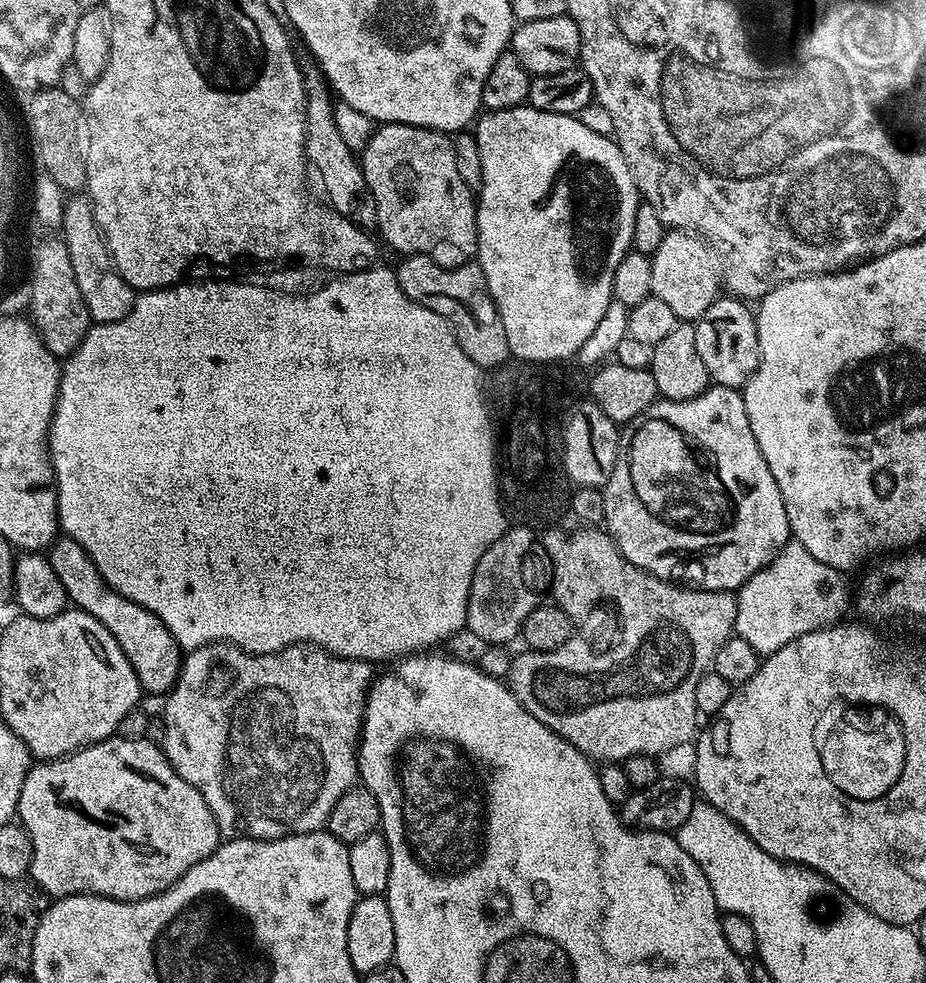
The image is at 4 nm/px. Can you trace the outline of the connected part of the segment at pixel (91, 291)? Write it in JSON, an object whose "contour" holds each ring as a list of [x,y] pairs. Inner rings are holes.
{"contour":[[[72,194],[65,199],[59,231],[66,246],[66,254],[70,254],[70,266],[74,266],[74,278],[78,281],[78,290],[82,290],[89,321],[92,324],[109,324],[126,318],[138,292],[126,283],[112,263],[112,255],[108,252],[104,236],[94,218],[92,201],[87,195]]]}

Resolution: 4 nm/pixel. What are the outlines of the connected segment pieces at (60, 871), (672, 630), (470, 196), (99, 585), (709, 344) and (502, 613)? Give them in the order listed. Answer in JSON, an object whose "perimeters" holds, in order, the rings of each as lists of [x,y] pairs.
{"perimeters":[[[[114,735],[108,740],[92,744],[89,748],[79,748],[68,756],[33,763],[26,774],[26,782],[22,782],[22,794],[18,798],[16,810],[19,823],[23,824],[24,829],[30,834],[30,842],[34,846],[31,879],[41,893],[49,892],[49,897],[52,898],[105,896],[111,900],[145,900],[148,896],[157,896],[158,893],[166,891],[175,880],[182,878],[182,874],[186,874],[186,870],[190,870],[190,866],[211,856],[213,850],[222,843],[220,827],[210,806],[206,806],[206,798],[202,798],[202,794],[198,794],[198,790],[190,786],[190,782],[186,782],[186,778],[182,778],[174,770],[174,766],[170,766],[161,745],[152,744],[145,739],[127,740]]],[[[598,528],[595,532],[580,532],[580,536],[548,536],[548,548],[552,548],[556,560],[556,592],[560,592],[560,600],[564,600],[564,608],[568,608],[571,616],[576,616],[578,630],[576,638],[565,642],[565,645],[550,653],[524,650],[512,661],[506,677],[506,683],[512,693],[522,702],[542,726],[554,730],[566,742],[570,742],[579,752],[593,762],[623,762],[634,754],[646,754],[657,758],[663,757],[663,752],[691,741],[697,735],[696,720],[698,713],[694,702],[694,689],[698,686],[698,678],[709,671],[714,662],[714,654],[722,650],[724,643],[734,635],[736,599],[731,592],[701,592],[695,588],[673,584],[671,580],[660,580],[638,566],[634,566],[618,550],[618,546],[607,531]]],[[[380,124],[375,129],[370,138],[368,145],[364,147],[362,153],[362,167],[364,177],[370,186],[370,194],[376,203],[376,223],[380,228],[379,239],[389,244],[394,251],[399,254],[428,254],[439,244],[449,244],[452,248],[457,248],[460,252],[475,253],[476,250],[476,206],[477,201],[474,199],[473,189],[466,186],[466,182],[462,182],[462,177],[458,174],[458,165],[454,163],[454,150],[452,149],[452,140],[443,132],[435,132],[432,128],[415,128],[413,124]]],[[[57,535],[46,555],[50,566],[54,566],[54,574],[58,574],[58,582],[62,582],[69,601],[81,612],[98,618],[98,622],[102,622],[102,626],[106,626],[106,630],[114,634],[118,646],[122,646],[122,654],[126,654],[130,666],[134,666],[134,674],[138,674],[141,689],[145,693],[171,692],[180,673],[182,649],[163,622],[150,610],[138,606],[136,602],[130,602],[130,598],[113,590],[102,578],[102,574],[98,574],[86,550],[82,550],[82,546],[74,542],[74,538]]],[[[718,298],[695,321],[694,342],[698,342],[698,354],[708,371],[708,379],[713,385],[743,389],[748,379],[756,372],[760,361],[758,330],[753,309],[739,298]]],[[[526,530],[511,532],[511,535],[504,536],[504,539],[500,540],[499,544],[496,544],[495,548],[492,548],[492,551],[484,556],[484,561],[480,564],[480,569],[476,573],[476,580],[472,587],[472,600],[468,604],[468,623],[466,628],[467,631],[472,631],[481,640],[481,645],[508,646],[511,645],[512,639],[517,639],[521,635],[524,616],[530,612],[530,608],[534,604],[534,596],[524,588],[522,574],[520,574],[522,556],[524,556],[530,540],[532,540],[532,536]]]]}

